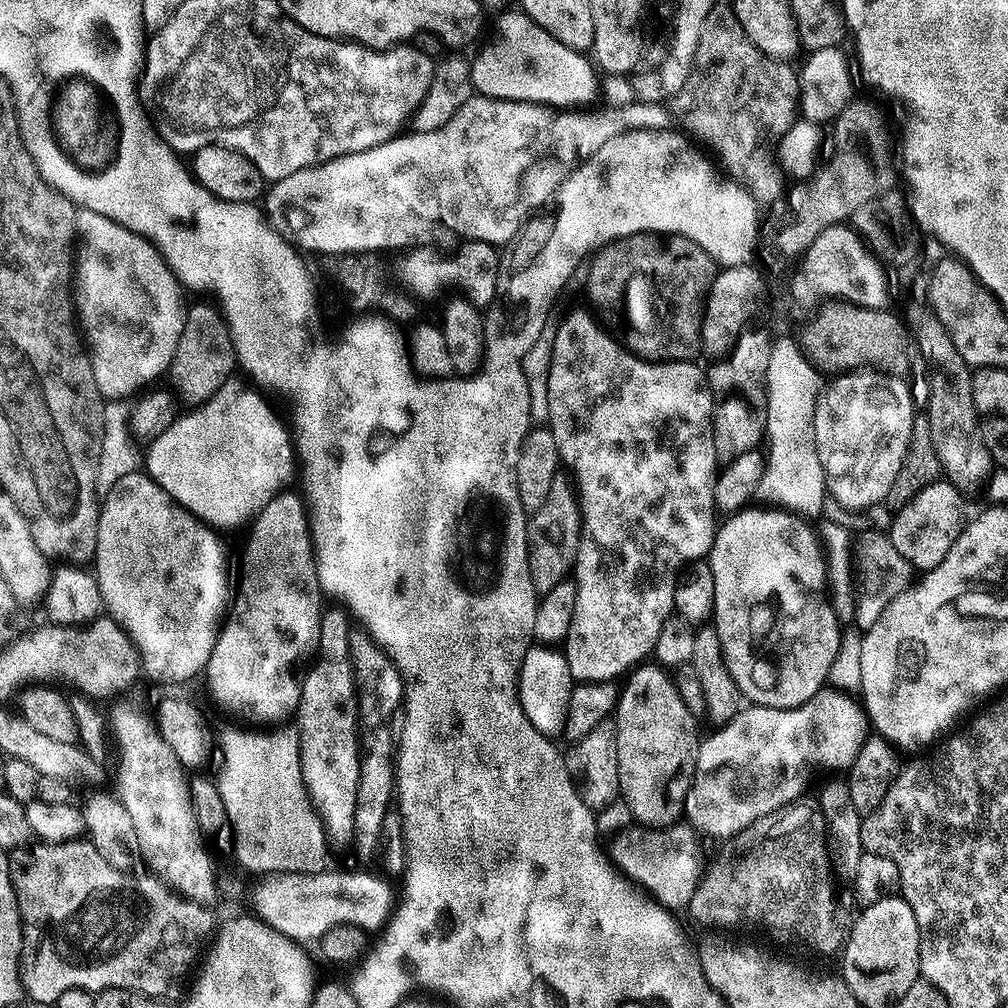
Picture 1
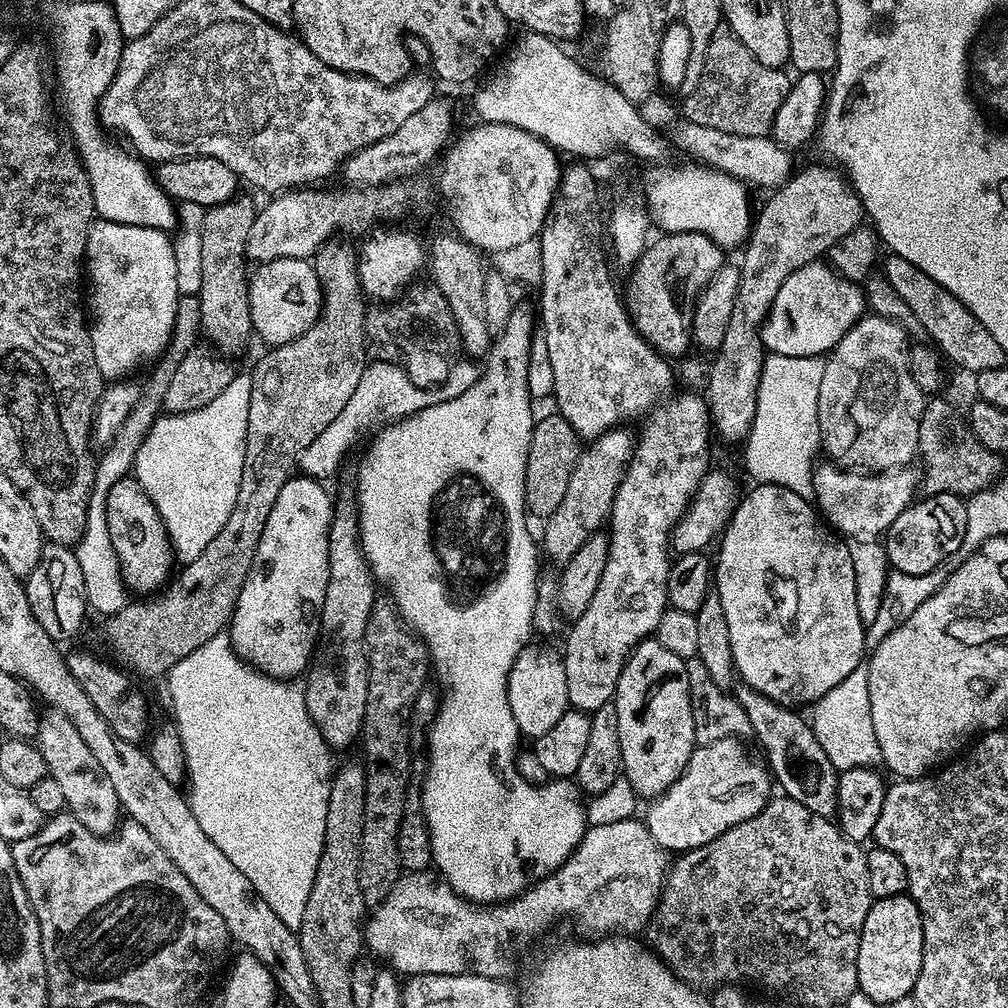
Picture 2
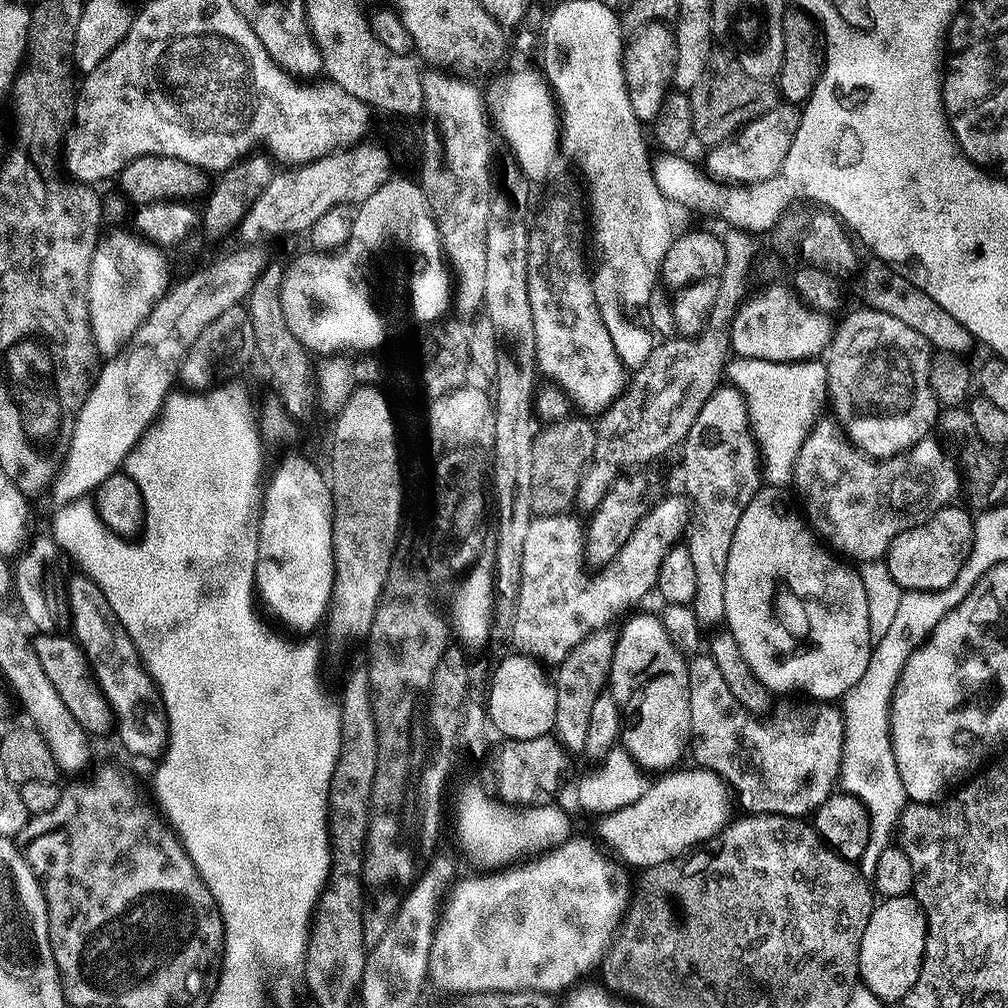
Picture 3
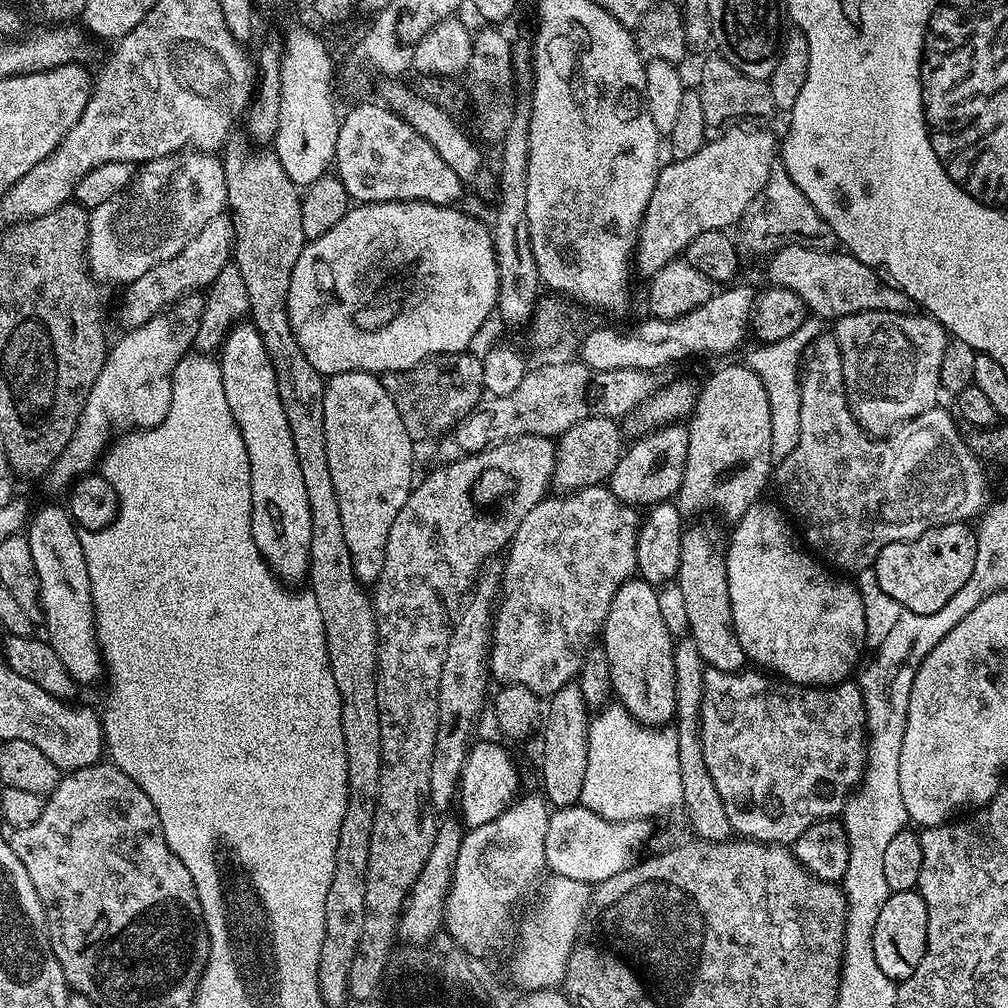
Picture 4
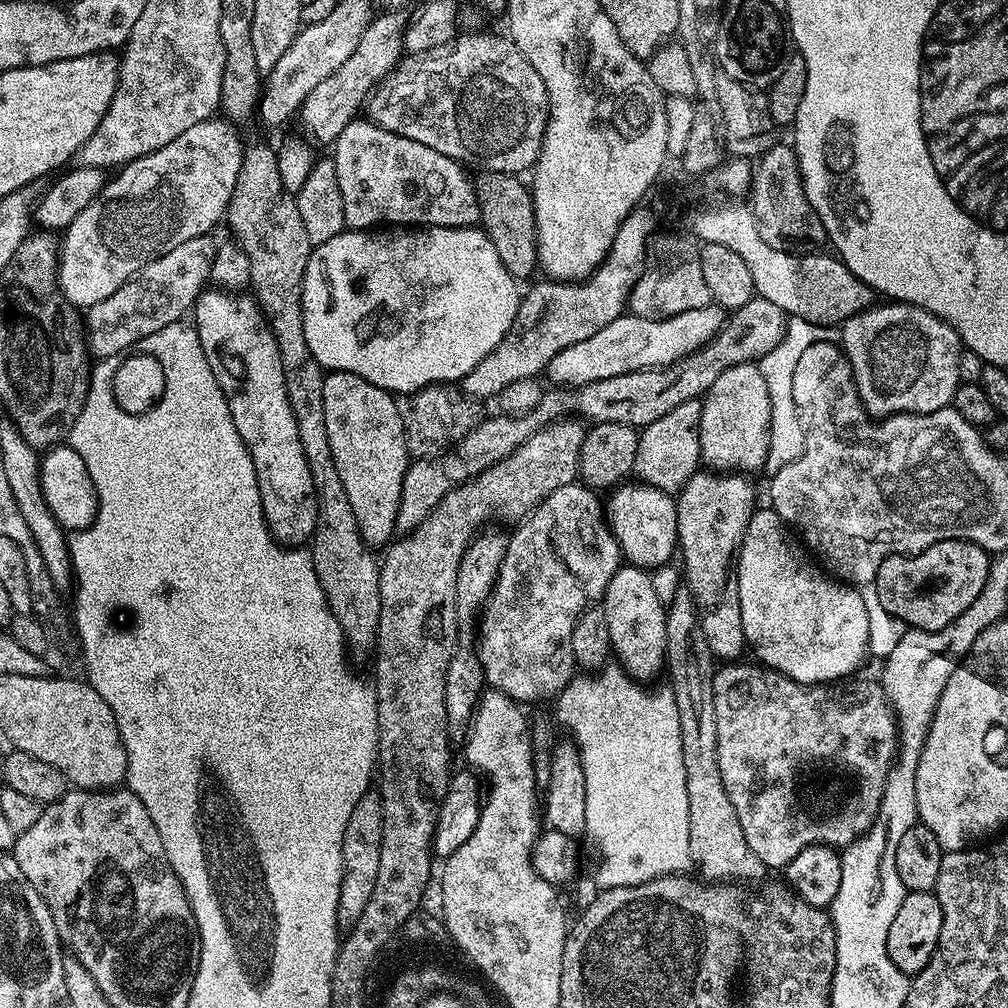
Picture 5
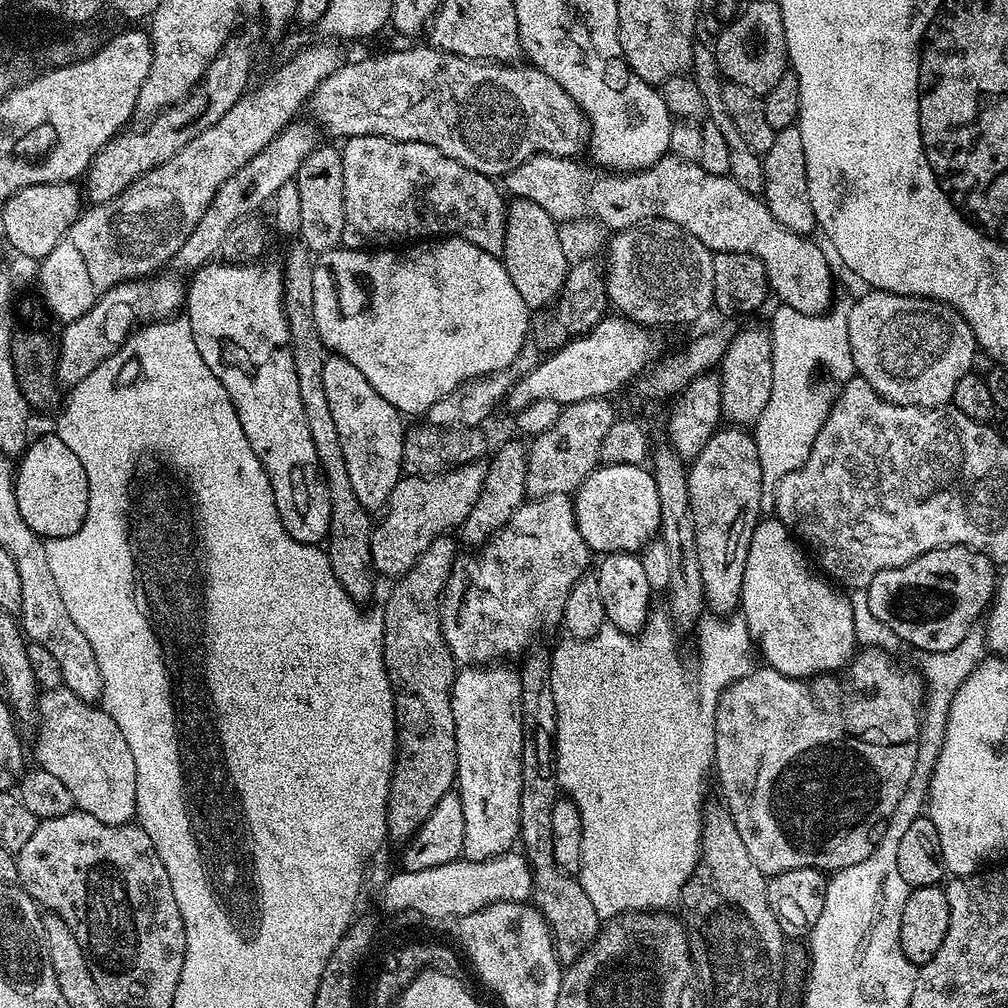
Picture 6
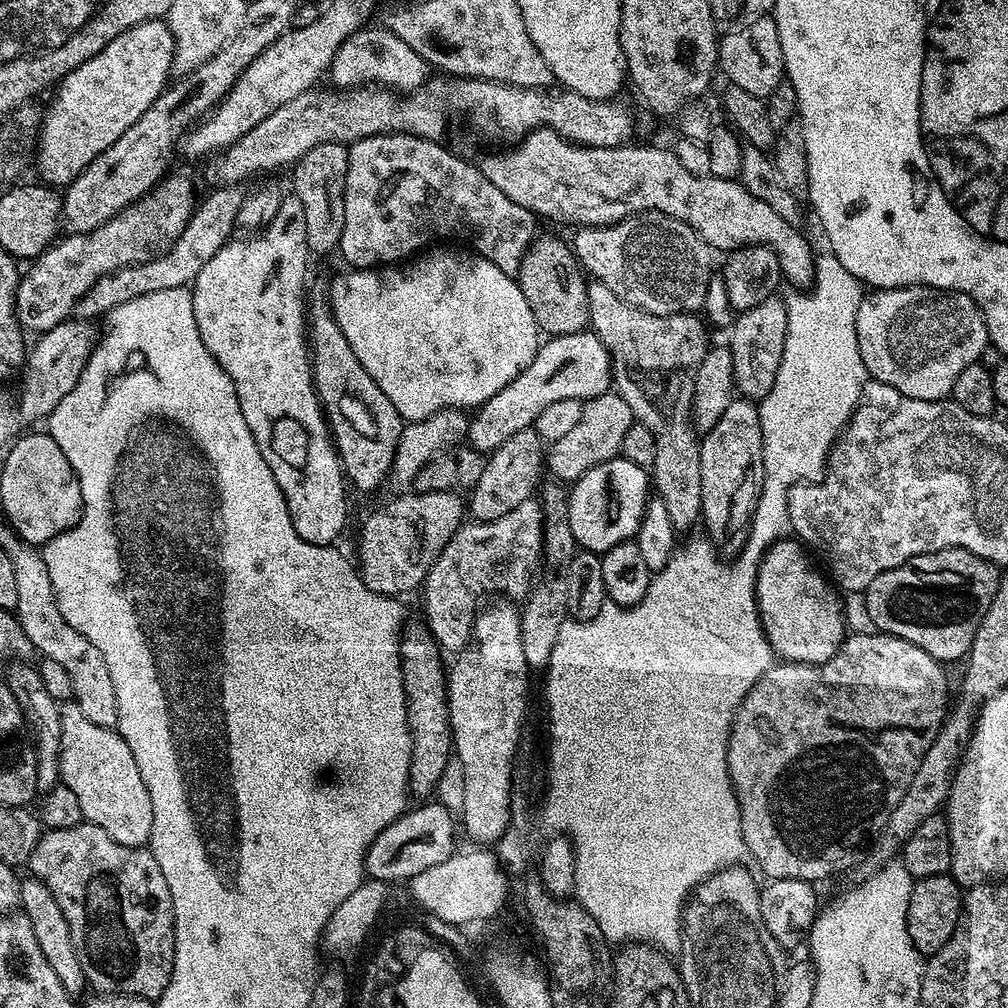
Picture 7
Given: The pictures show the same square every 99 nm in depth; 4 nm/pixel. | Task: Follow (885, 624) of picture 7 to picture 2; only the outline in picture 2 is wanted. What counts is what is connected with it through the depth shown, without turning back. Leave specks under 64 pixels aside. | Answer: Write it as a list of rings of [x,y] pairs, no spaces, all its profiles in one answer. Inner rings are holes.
[[[949,492],[917,499],[888,527],[883,546],[889,565],[907,576],[936,572],[943,560],[950,559],[956,551],[964,548],[967,509],[968,505],[961,497]]]

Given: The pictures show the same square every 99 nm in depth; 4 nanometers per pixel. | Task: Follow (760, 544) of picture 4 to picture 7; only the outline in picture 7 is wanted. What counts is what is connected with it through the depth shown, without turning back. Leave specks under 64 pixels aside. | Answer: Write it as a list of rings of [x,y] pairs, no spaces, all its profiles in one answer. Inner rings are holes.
[[[788,539],[775,540],[756,567],[756,608],[760,611],[760,625],[773,653],[781,661],[824,664],[834,658],[846,639],[842,596],[812,569],[805,545],[799,539]]]

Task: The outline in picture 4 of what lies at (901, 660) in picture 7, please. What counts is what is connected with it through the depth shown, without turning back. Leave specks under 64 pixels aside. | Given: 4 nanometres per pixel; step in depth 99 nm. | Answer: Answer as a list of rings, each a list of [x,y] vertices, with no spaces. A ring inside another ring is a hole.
[[[711,666],[705,667],[704,697],[700,711],[700,741],[702,754],[706,758],[706,770],[710,770],[710,778],[714,778],[714,786],[718,786],[718,794],[722,794],[726,818],[730,818],[733,833],[750,840],[759,840],[761,844],[792,846],[806,829],[814,826],[819,820],[839,817],[852,793],[859,788],[861,780],[864,779],[864,764],[868,760],[866,747],[868,723],[864,695],[860,693],[859,683],[856,682],[841,682],[831,686],[805,686],[794,684],[788,679],[777,678],[772,674],[765,674],[763,671],[760,671],[761,673],[748,671],[723,672]],[[771,712],[776,712],[776,724],[772,724]]]

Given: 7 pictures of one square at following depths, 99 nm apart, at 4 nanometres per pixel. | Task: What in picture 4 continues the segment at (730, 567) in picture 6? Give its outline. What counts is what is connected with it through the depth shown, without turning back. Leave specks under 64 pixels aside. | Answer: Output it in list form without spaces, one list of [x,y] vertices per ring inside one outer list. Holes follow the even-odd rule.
[[[689,523],[682,534],[682,554],[675,583],[682,586],[686,598],[686,618],[690,639],[705,665],[723,672],[738,672],[745,667],[742,642],[734,630],[734,614],[730,610],[730,586],[726,570],[726,552],[722,538],[708,524]]]

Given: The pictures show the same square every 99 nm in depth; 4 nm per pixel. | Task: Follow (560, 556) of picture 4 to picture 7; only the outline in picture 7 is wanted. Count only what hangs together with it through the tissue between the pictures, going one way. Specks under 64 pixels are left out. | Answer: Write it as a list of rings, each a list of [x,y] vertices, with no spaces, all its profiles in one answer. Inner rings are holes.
[[[536,498],[521,502],[515,510],[510,510],[510,514],[502,514],[502,518],[461,524],[450,542],[446,542],[444,549],[437,554],[422,585],[424,616],[428,619],[426,628],[432,633],[432,639],[445,653],[456,654],[467,648],[474,636],[478,609],[485,603],[484,596],[507,598],[512,602],[523,601],[532,591],[532,575],[539,570],[540,552],[544,551],[544,511],[540,509],[540,501]]]

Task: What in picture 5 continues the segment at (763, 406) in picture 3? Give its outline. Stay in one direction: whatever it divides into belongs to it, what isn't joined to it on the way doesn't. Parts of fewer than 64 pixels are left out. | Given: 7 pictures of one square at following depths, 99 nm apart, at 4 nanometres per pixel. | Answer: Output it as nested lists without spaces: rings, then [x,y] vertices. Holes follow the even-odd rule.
[[[797,323],[789,327],[784,333],[784,340],[778,342],[778,346],[770,350],[770,354],[766,354],[758,361],[760,373],[766,378],[766,390],[770,390],[770,446],[763,467],[765,473],[771,474],[782,470],[782,466],[790,466],[790,462],[794,462],[794,458],[802,454],[804,427],[800,421],[800,412],[794,406],[792,393],[794,366],[798,366],[798,358],[802,358],[802,350],[806,350],[806,346],[825,339],[826,333],[824,332],[825,329],[819,324]]]

